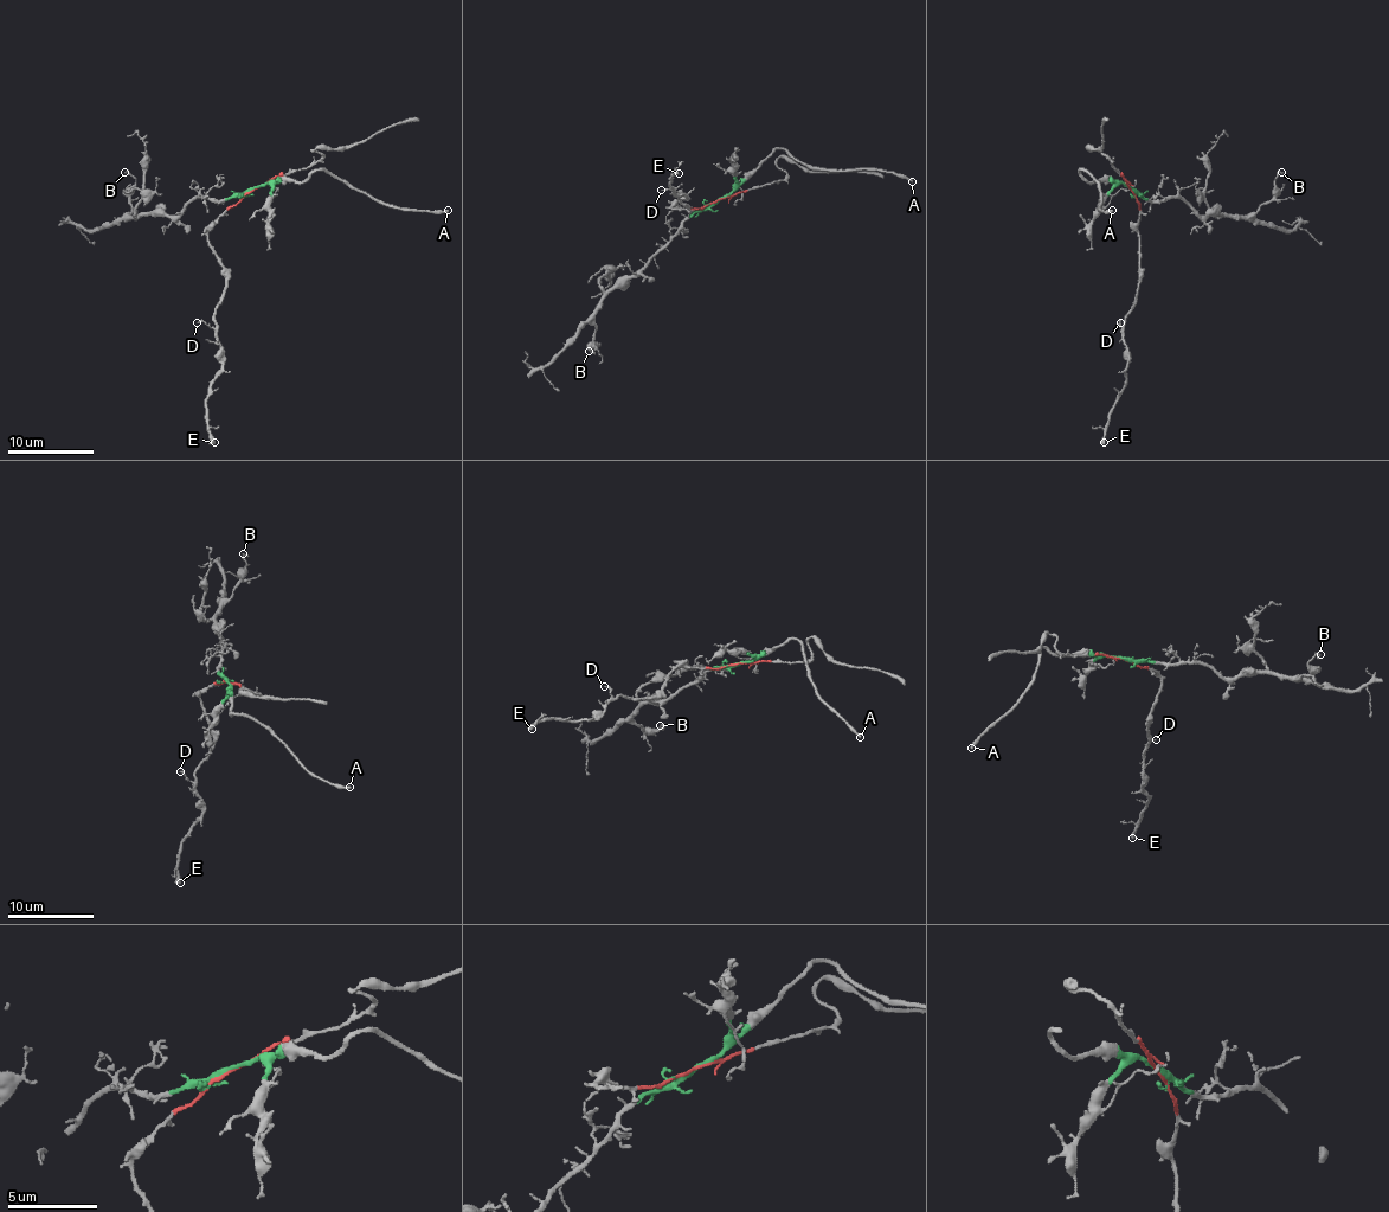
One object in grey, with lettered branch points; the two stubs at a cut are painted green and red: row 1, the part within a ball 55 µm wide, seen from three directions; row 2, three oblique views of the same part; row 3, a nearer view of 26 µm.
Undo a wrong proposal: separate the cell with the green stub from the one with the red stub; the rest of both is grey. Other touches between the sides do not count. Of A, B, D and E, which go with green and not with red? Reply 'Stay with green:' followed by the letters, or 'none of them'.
Stay with green: A, B

